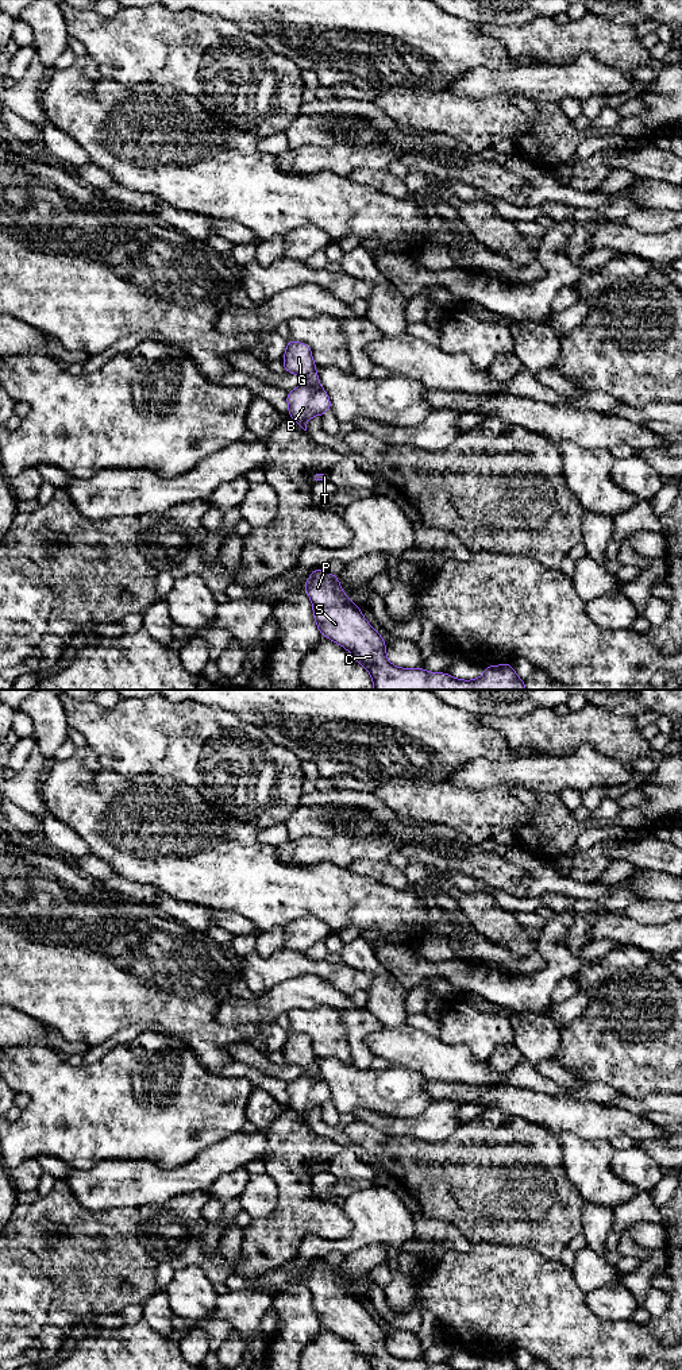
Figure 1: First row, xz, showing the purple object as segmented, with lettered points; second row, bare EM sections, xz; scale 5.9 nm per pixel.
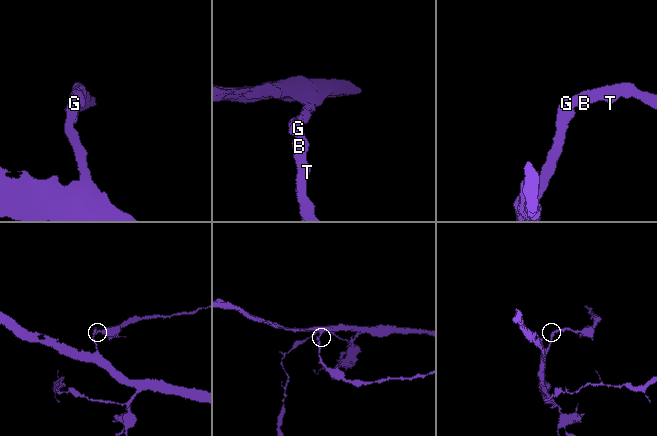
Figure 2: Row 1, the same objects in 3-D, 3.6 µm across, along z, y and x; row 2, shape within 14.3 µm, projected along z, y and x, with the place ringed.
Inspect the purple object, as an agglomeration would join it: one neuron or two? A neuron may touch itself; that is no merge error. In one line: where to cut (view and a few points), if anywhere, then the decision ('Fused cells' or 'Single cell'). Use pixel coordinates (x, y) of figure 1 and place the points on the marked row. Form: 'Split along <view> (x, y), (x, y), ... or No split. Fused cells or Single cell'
No split. Single cell

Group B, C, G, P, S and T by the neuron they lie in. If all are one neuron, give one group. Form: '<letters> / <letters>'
B C G P S T

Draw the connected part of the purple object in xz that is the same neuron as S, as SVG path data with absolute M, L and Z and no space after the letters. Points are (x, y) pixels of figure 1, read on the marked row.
M323 567L315 570L304 584L313 606L320 633L350 651L373 679L373 690L527 690L510 663L486 665L481 678L459 680L447 672L432 674L421 667L398 668L386 659L386 644L346 597L336 575Z

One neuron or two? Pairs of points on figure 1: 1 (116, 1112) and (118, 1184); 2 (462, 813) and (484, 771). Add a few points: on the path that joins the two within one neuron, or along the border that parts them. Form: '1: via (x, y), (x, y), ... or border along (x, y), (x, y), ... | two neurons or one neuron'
1: border along (149, 1161), (103, 1160), (88, 1169) | two neurons
2: border along (449, 780), (453, 784), (473, 788), (505, 786) | two neurons

